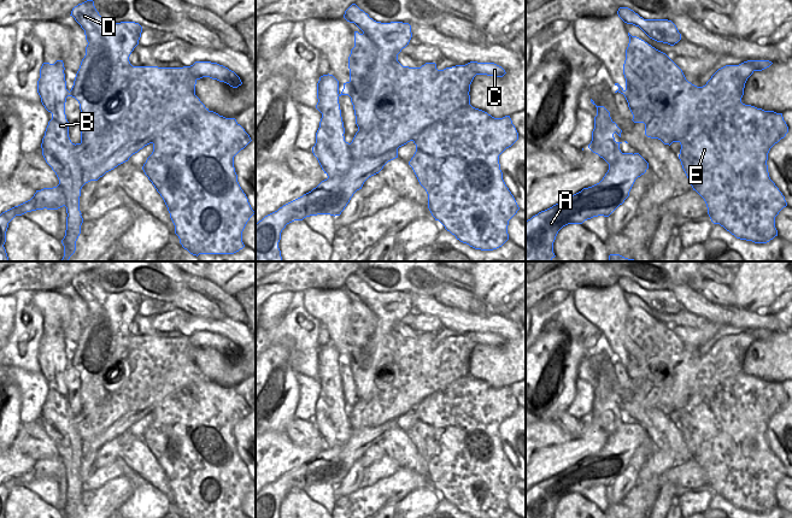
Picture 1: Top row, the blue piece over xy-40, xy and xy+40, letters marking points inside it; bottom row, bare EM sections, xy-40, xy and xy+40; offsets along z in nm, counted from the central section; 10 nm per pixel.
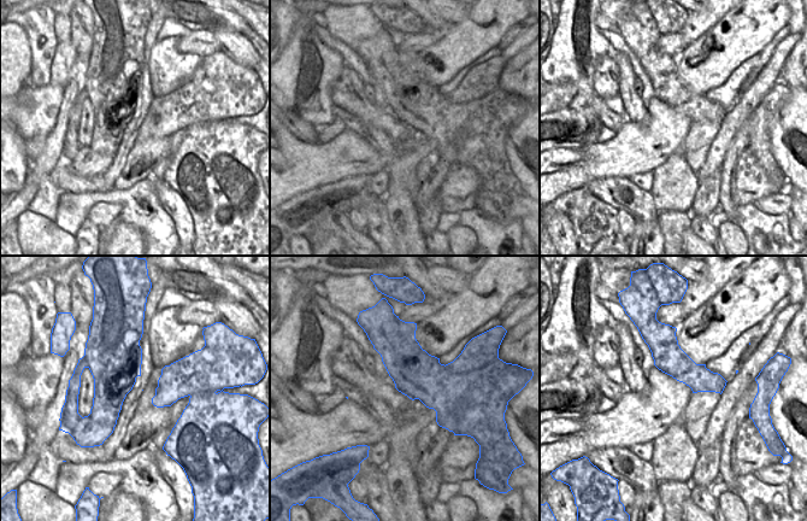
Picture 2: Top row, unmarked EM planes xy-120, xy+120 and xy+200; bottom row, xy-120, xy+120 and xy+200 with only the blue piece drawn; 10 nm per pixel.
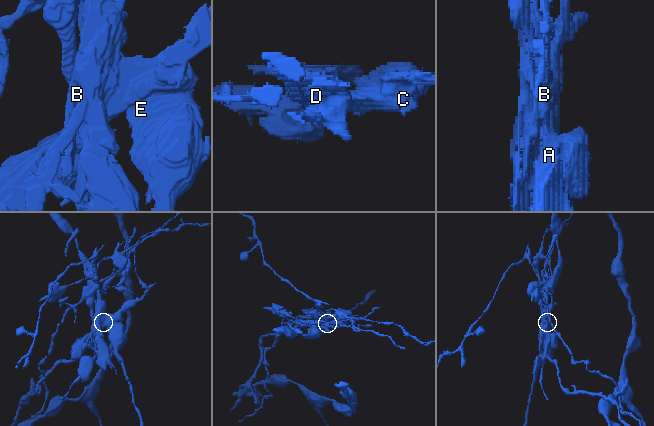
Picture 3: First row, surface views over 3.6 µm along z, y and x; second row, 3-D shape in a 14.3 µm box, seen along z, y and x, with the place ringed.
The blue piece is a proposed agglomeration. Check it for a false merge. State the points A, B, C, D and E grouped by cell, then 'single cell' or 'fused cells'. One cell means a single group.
A B C D / E | fused cells

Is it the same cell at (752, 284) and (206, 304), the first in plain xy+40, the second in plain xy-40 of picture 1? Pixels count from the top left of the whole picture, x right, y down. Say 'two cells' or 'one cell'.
two cells

